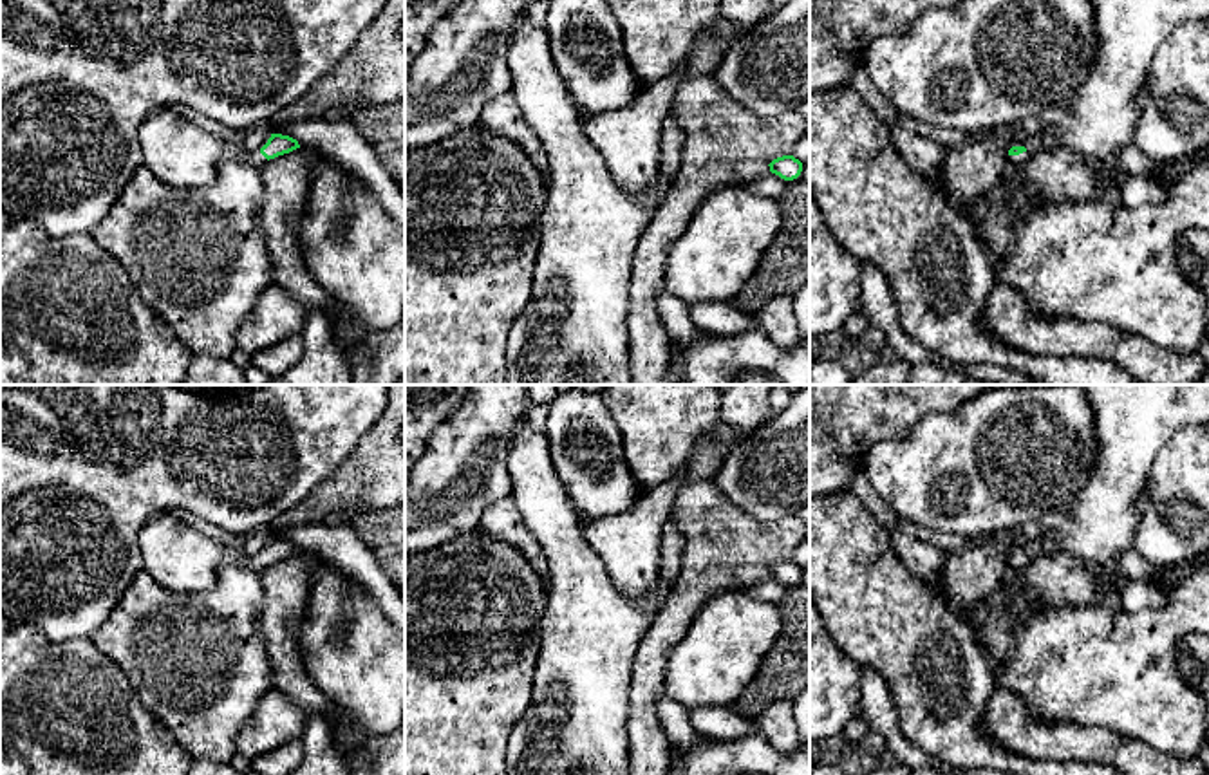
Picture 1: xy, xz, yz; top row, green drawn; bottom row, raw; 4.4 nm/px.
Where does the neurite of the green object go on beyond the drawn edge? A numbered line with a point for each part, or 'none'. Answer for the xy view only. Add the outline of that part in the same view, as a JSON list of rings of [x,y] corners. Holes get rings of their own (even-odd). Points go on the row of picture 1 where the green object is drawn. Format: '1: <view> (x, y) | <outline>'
1: xy (178, 152) | [[[172,108],[155,110],[137,128],[141,159],[157,181],[173,188],[210,184],[226,159],[242,159],[262,166],[267,159],[257,152],[235,154],[230,146],[181,117]]]

